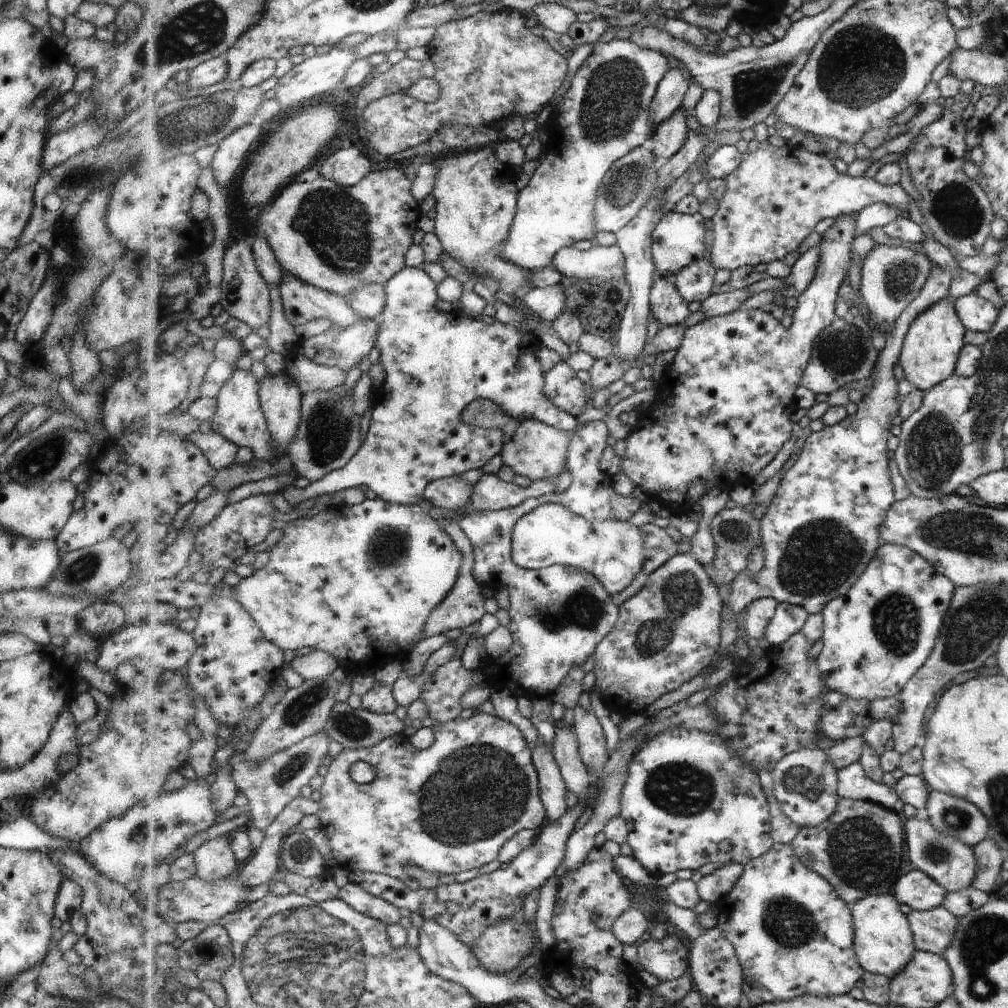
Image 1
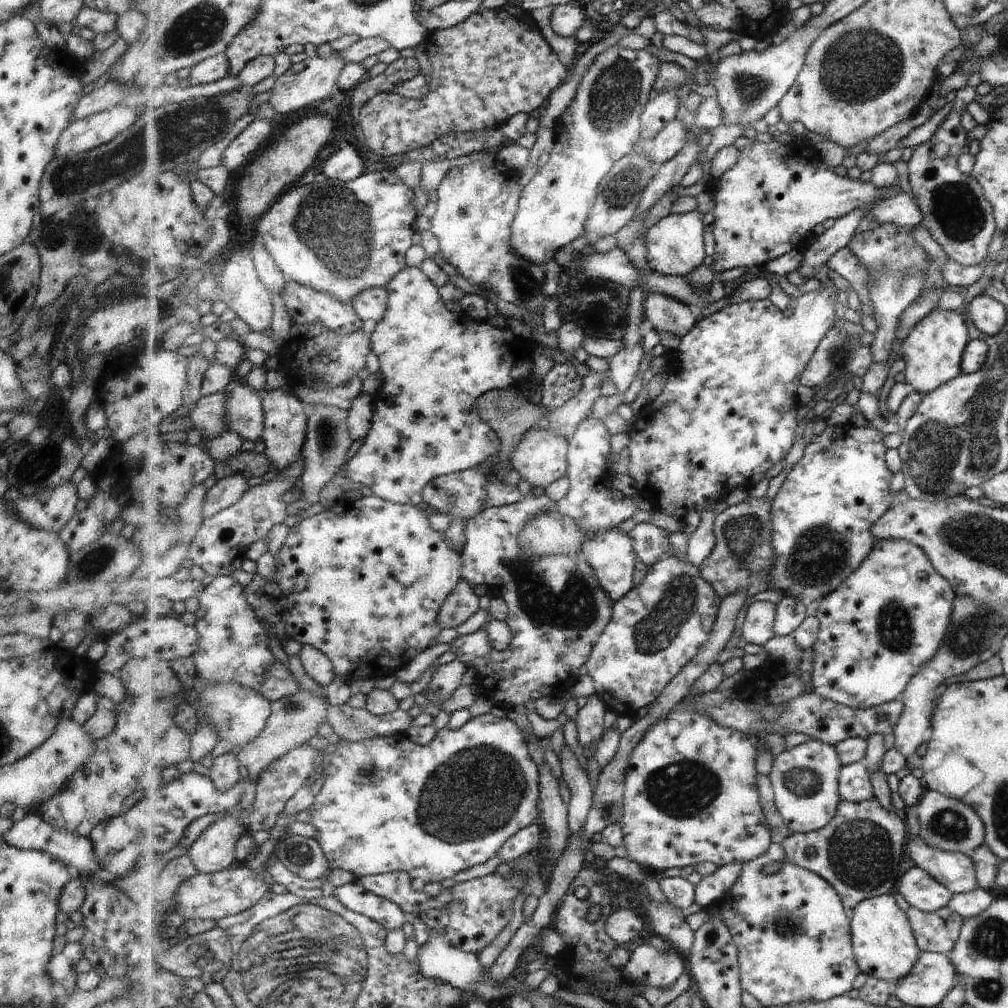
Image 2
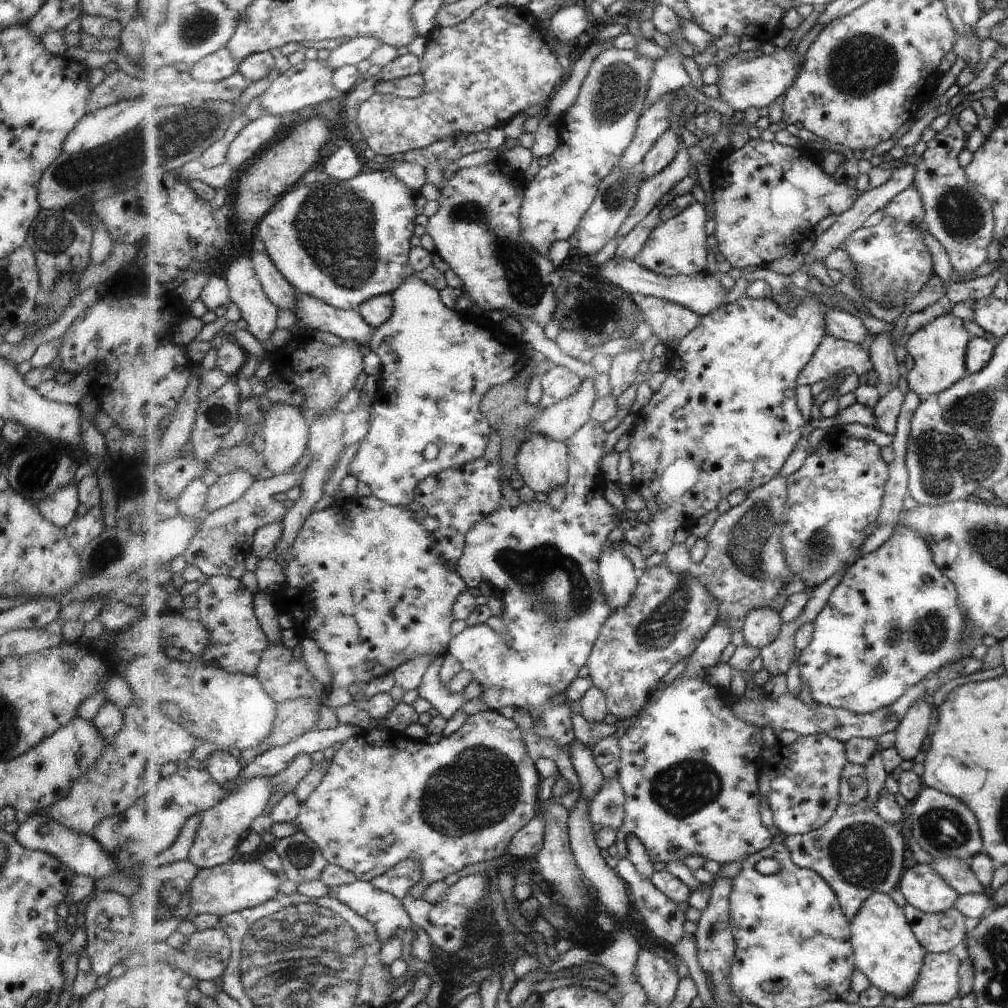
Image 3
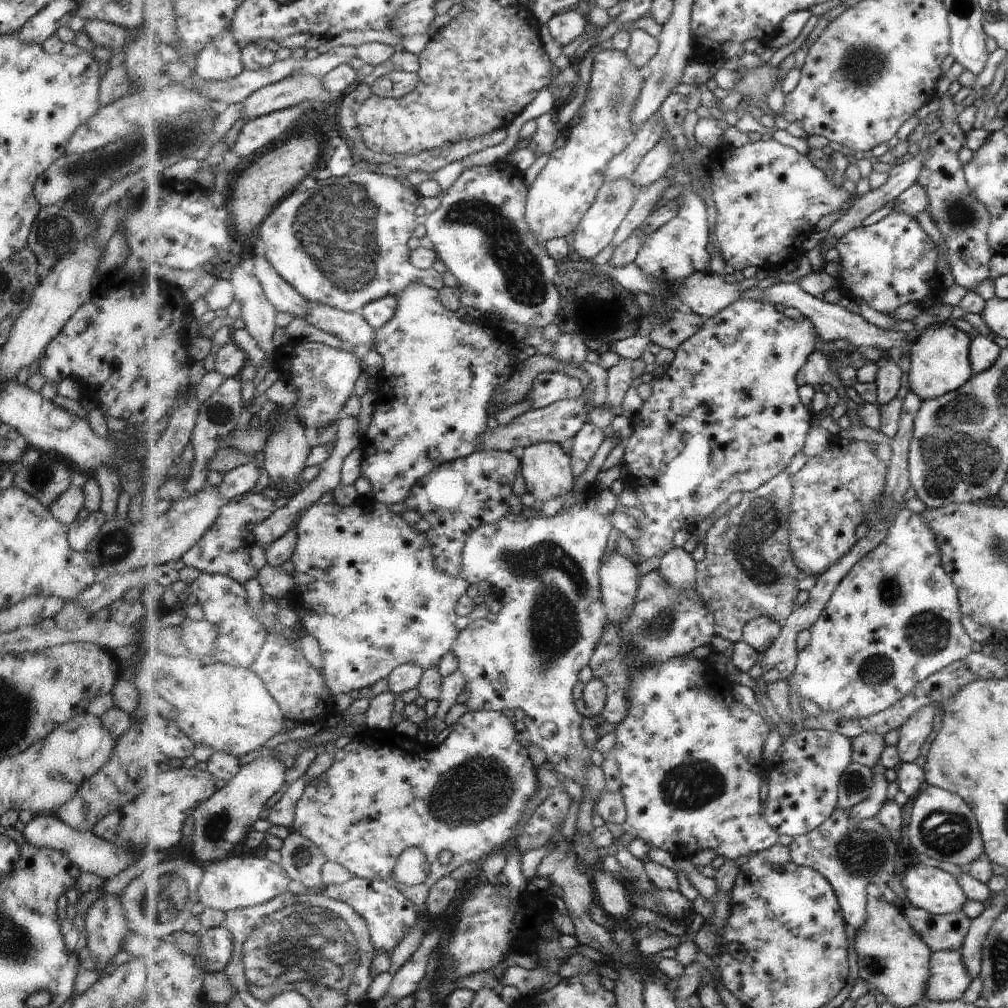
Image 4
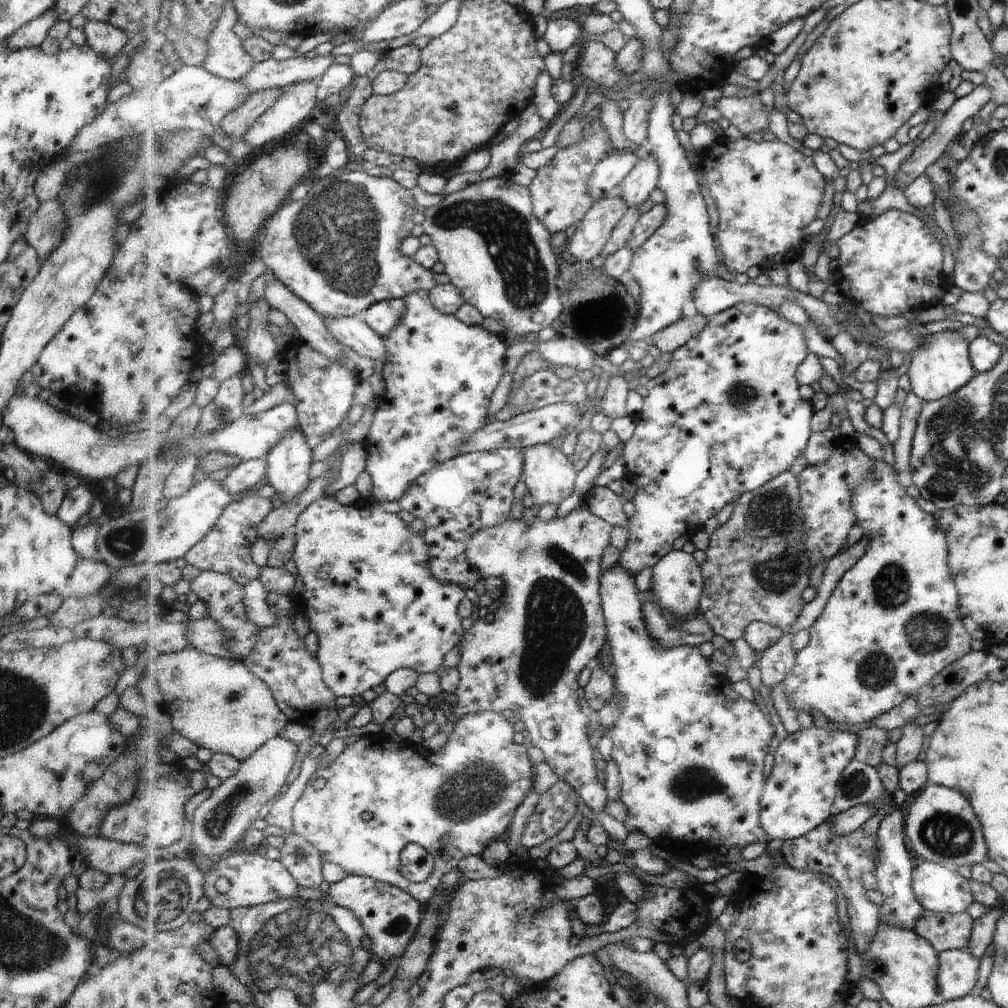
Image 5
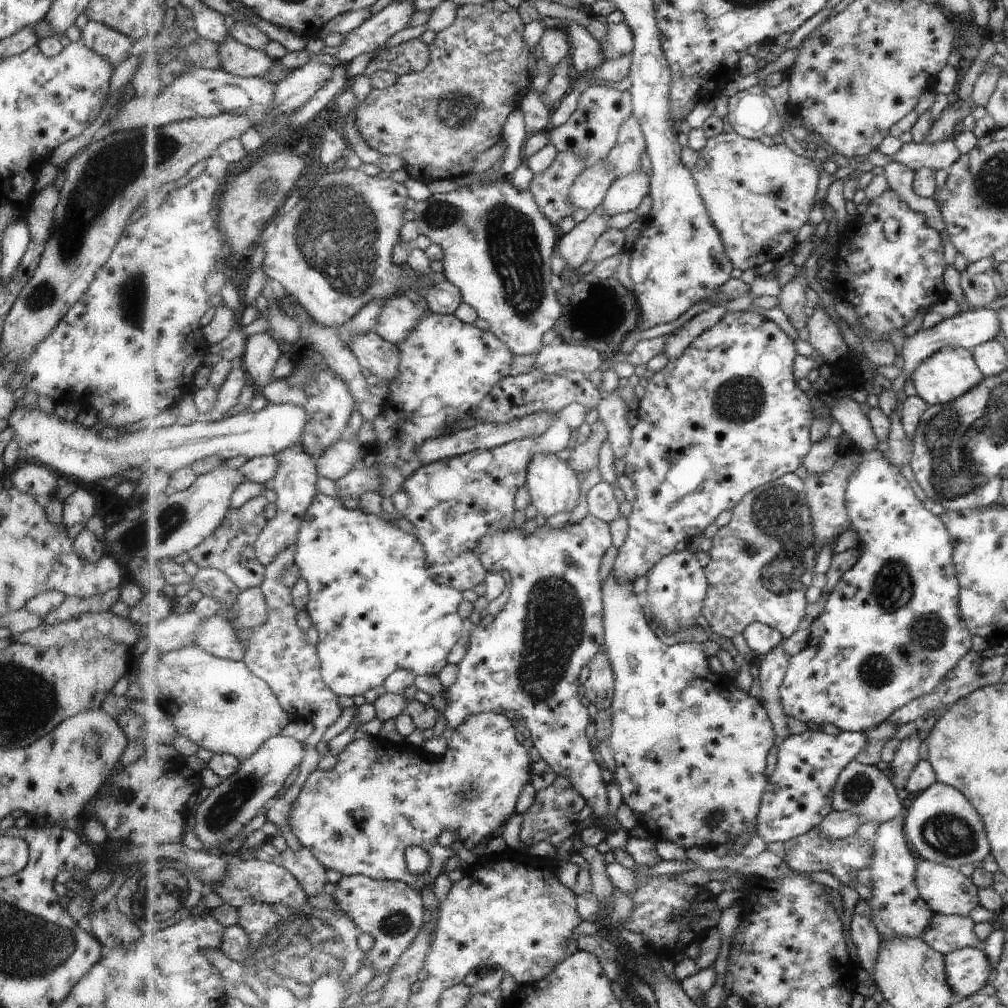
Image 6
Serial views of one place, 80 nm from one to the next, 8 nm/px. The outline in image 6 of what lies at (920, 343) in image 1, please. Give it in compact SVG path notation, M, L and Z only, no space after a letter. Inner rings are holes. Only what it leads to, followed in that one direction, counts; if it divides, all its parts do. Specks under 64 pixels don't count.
M963 347L940 348L933 356L921 362L911 376L916 394L926 400L929 406L956 400L969 389L975 388L983 378L971 351Z

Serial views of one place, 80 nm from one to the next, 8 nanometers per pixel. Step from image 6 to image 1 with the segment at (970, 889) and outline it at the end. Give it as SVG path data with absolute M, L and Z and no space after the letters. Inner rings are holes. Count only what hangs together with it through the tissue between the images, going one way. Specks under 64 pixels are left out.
M914 869L903 875L892 892L901 904L907 904L913 911L928 911L943 905L947 891L928 874Z

